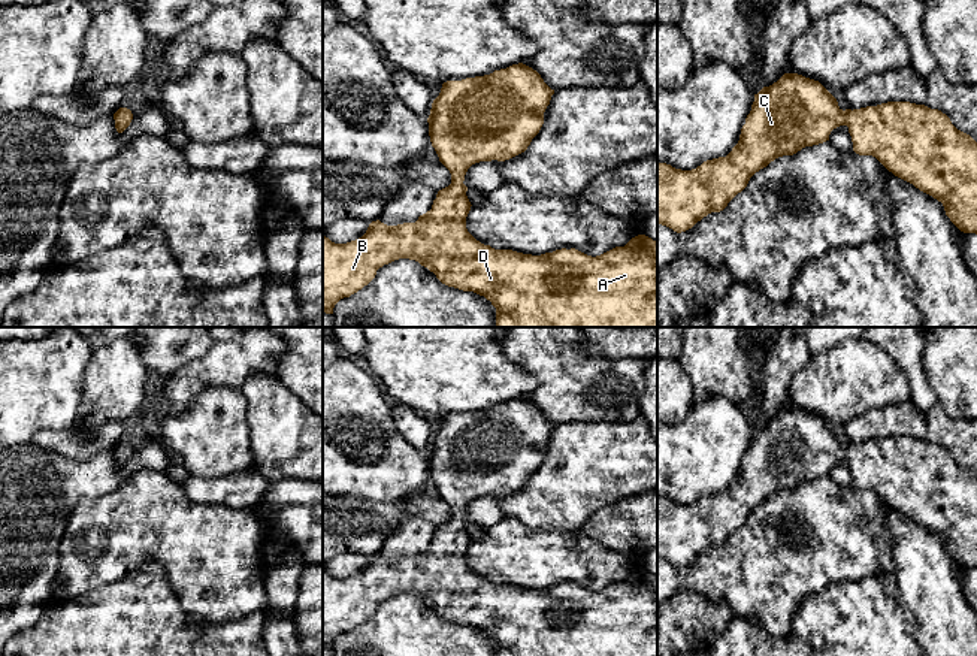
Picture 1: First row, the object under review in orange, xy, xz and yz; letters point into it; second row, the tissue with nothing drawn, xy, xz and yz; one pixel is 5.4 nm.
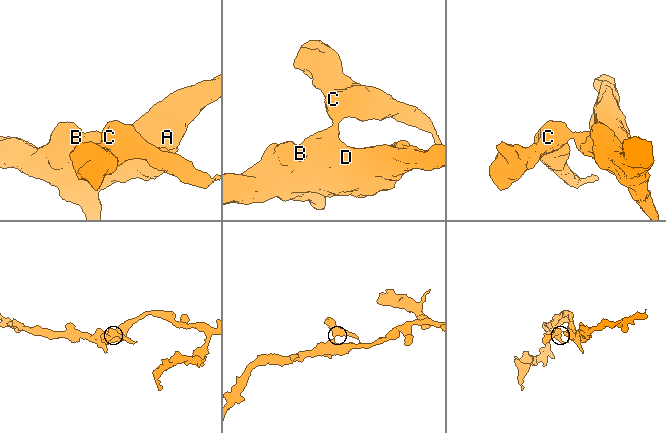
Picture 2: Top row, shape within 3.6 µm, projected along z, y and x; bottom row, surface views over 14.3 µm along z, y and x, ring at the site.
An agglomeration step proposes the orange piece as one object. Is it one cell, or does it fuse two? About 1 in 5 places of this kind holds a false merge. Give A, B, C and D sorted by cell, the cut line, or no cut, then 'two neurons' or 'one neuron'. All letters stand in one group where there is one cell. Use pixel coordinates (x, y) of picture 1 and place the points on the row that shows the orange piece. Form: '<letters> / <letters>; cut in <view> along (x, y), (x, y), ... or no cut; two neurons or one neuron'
A B C D; no cut; one neuron

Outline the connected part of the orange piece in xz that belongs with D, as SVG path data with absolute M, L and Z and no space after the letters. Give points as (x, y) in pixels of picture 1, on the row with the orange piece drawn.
M518 63L490 75L447 81L433 100L429 136L439 161L450 170L451 184L438 191L432 209L415 223L387 226L372 221L366 233L347 244L335 244L323 236L323 312L333 314L335 305L367 285L376 270L399 259L418 262L448 285L484 296L496 308L496 327L657 327L657 242L645 235L632 238L624 247L615 247L592 257L575 248L556 250L541 256L512 250L494 250L477 241L466 229L471 202L463 184L468 169L480 161L505 161L527 149L544 124L551 90L532 67Z

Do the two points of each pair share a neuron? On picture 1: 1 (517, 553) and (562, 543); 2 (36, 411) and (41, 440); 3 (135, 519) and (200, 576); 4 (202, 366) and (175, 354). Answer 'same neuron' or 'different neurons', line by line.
1: same neuron
2: different neurons
3: same neuron
4: different neurons

